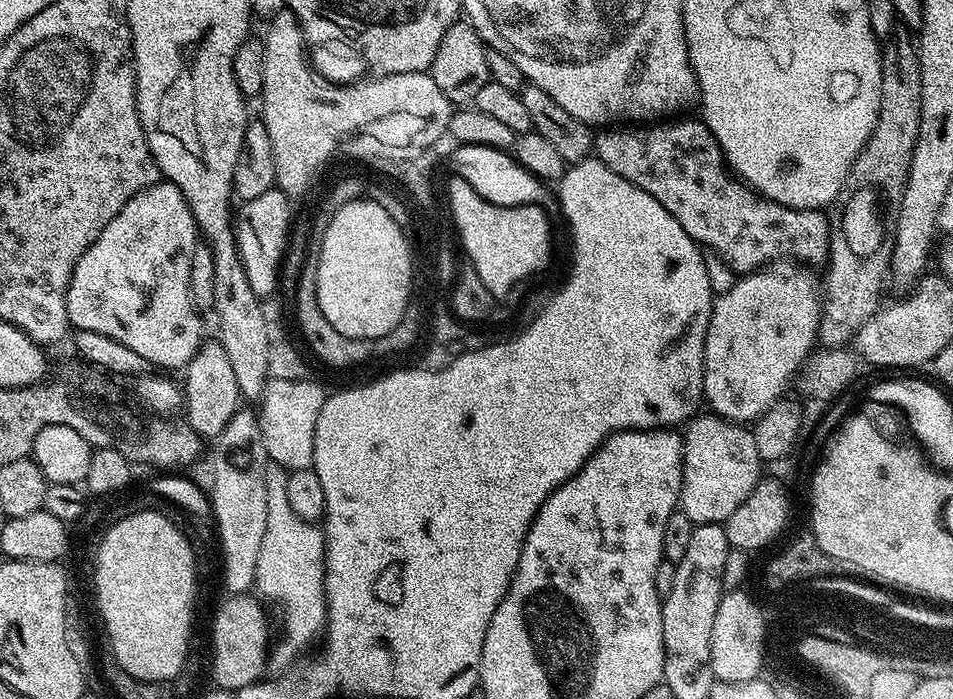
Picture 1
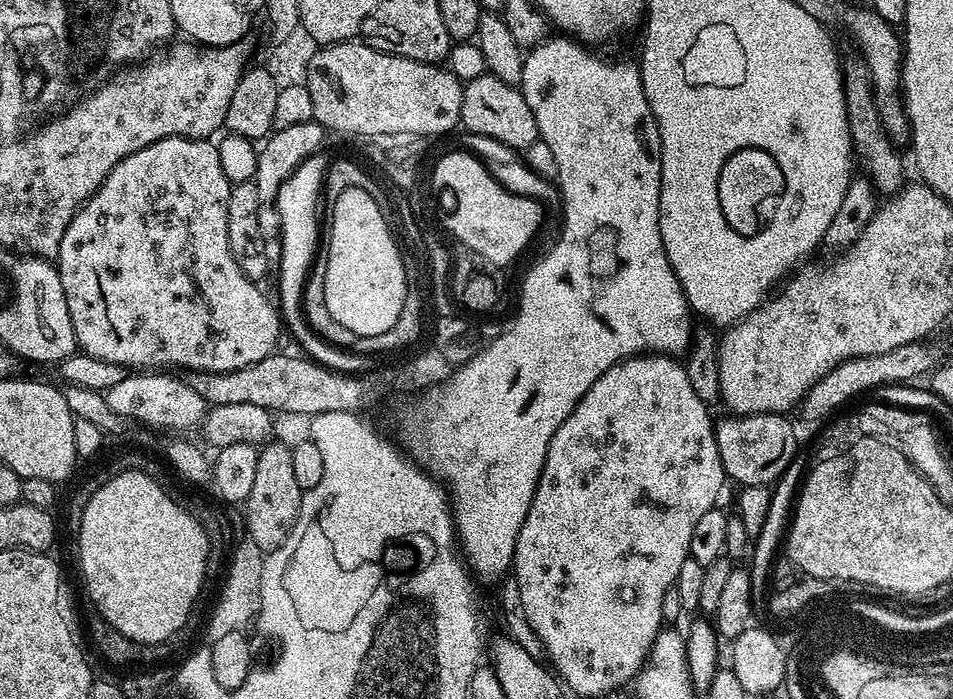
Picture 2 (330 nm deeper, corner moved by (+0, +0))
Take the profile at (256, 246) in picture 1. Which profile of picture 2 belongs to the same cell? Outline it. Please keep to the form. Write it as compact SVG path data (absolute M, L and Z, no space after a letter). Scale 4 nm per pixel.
M311 120L310 122L298 122L298 126L277 128L259 145L254 179L258 190L258 226L265 242L275 241L280 235L280 216L276 209L278 190L302 162L324 148L322 147L324 136L326 137L326 129L321 124L317 124L315 120Z

